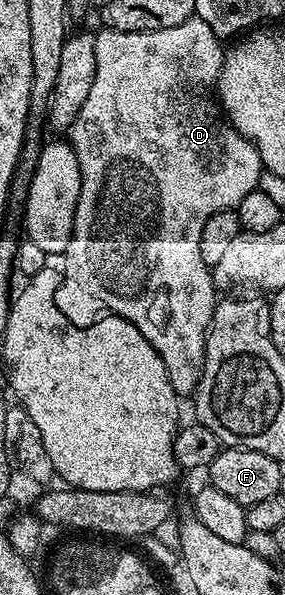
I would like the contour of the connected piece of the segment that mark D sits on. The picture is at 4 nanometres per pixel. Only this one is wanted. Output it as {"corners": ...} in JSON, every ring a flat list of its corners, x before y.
{"corners":[[194,16,183,20,183,24,175,24,175,28,147,32,123,32,101,28,96,31,96,35,95,84,91,84,91,93,87,96,87,101,83,103,83,108,71,128,71,135,73,134,71,145,79,160,81,191,75,212,73,235,63,255,65,270,69,273,70,280,78,282,91,297,98,298,109,309,106,311,110,315,125,318,131,324,135,324,135,328,139,328,139,332,147,336,151,348,159,352,163,360,163,368,167,368,167,376,171,380,173,391,178,396,192,395,196,391,205,367,205,338,209,334,209,325,213,319,213,307,219,301,213,285,211,268,199,253,199,236,203,236,203,224,207,224,207,220,215,216,215,212,236,210,243,196,257,189,263,169,261,157,257,151,257,145,242,136,223,117,215,91,225,63,225,50,222,39,218,38,215,32,211,32,211,28,201,18]]}

